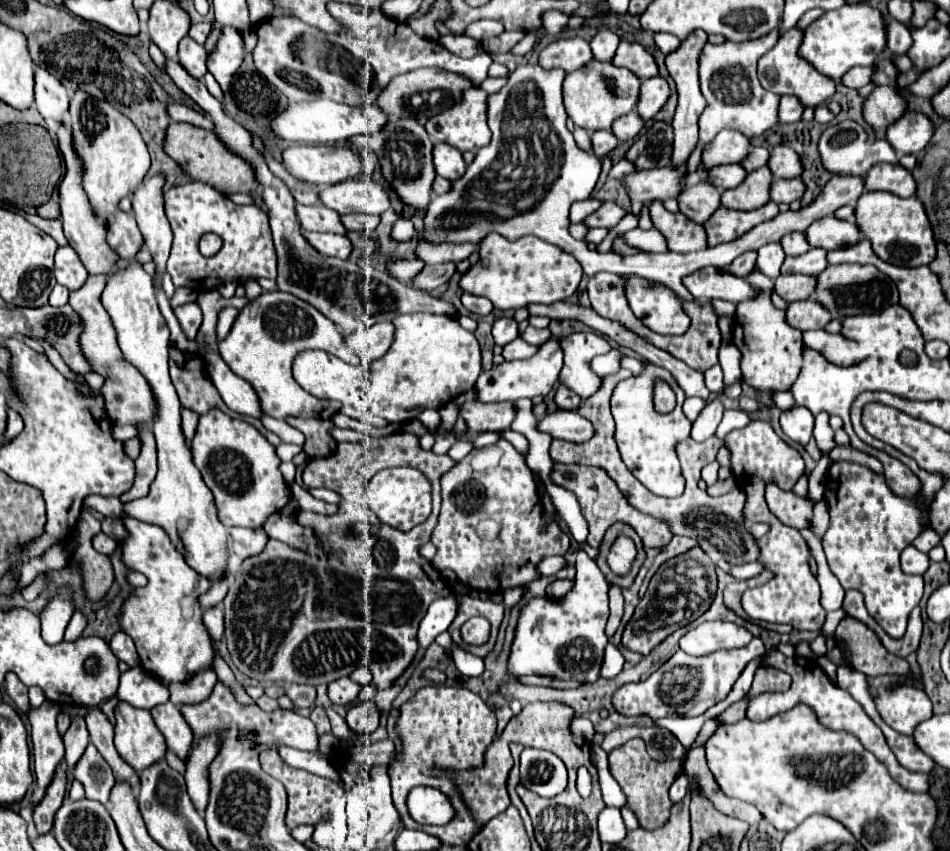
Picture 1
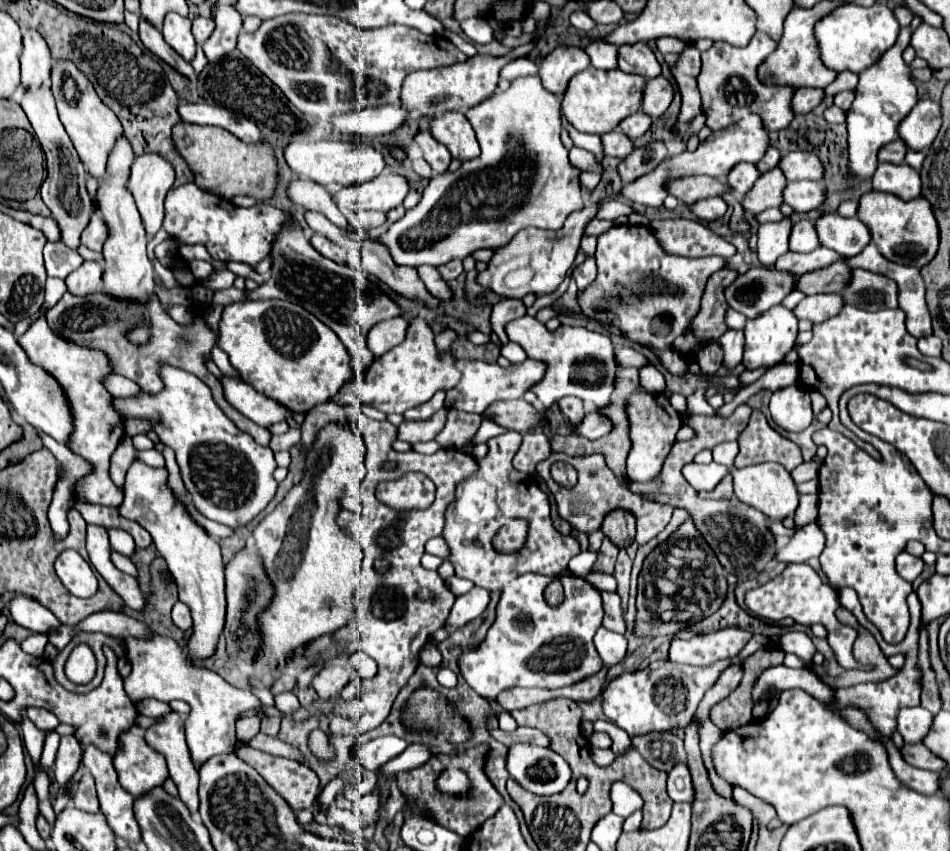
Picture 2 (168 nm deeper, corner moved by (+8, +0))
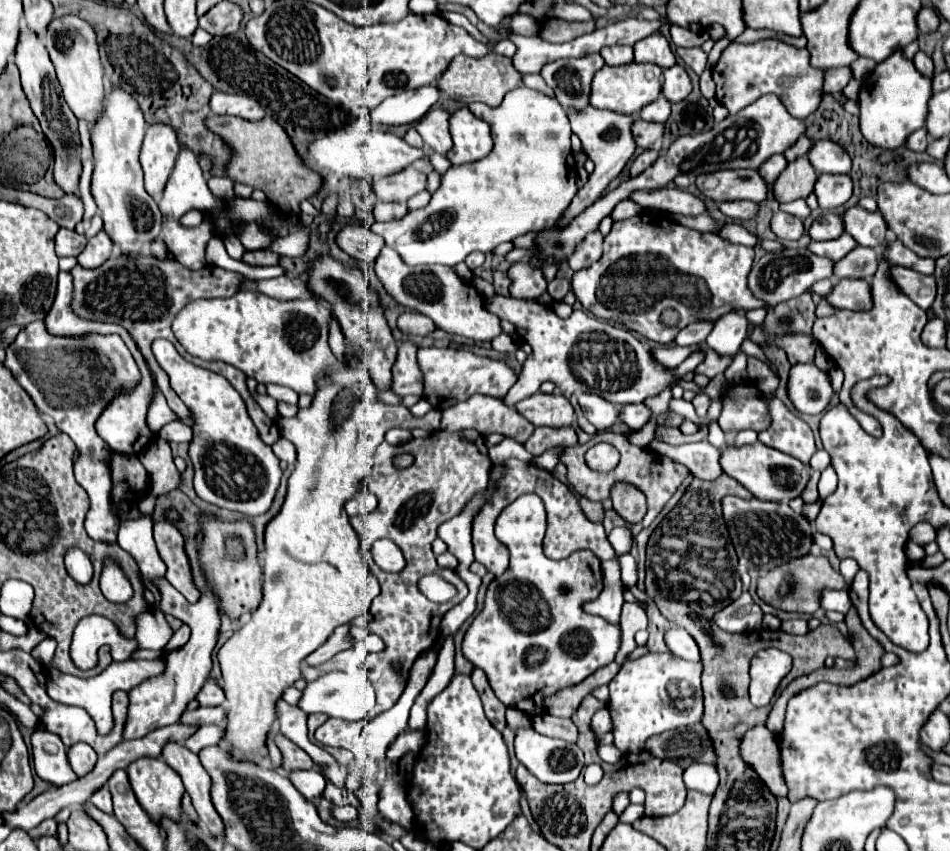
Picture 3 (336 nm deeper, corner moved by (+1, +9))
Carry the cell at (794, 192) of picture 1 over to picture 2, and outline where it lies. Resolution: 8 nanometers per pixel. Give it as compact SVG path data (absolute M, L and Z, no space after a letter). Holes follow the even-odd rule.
M787 182L783 198L797 212L811 212L823 206L827 190L823 190L823 182Z

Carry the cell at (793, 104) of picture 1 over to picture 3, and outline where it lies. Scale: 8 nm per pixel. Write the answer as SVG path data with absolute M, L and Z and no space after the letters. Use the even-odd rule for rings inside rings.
M842 67L842 69L828 69L824 73L824 87L822 91L824 93L836 93L836 91L842 91L844 85L852 79L852 73L850 73L850 67Z

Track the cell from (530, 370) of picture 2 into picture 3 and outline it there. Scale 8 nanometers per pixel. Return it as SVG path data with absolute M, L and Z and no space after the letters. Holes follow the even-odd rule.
M452 347L418 349L418 363L424 373L424 397L436 409L448 409L454 403L466 401L474 393L488 393L490 397L502 399L508 393L508 389L518 381L516 371L508 367L504 361L480 357L466 349L452 349Z

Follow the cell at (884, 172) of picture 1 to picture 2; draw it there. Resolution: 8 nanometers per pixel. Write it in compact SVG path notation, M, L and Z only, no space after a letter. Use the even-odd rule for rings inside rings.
M883 162L873 174L873 188L883 192L893 192L903 200L913 200L921 196L921 178L915 168L907 164Z

